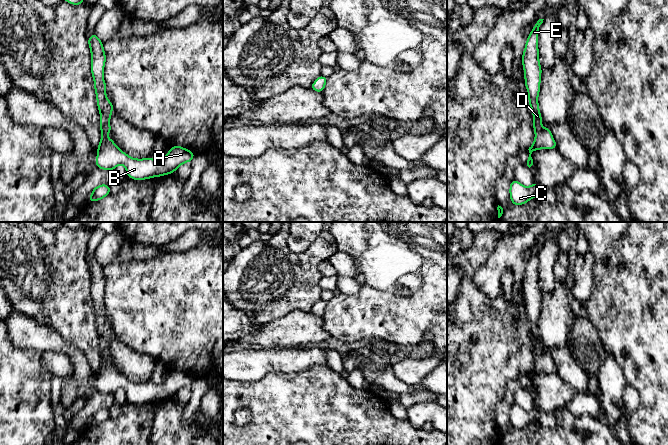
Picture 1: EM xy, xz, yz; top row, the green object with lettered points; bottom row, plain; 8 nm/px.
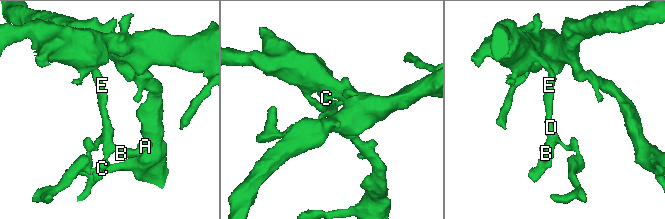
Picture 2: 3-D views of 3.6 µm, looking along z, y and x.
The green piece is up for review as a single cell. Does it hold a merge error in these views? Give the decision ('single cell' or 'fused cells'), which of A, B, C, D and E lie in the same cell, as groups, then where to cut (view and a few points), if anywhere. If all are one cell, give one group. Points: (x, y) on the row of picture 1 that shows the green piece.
single cell; groups A B C D E; cut none

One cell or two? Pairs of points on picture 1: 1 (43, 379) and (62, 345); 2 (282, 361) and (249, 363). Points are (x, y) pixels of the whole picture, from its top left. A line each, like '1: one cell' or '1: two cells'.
1: two cells
2: one cell

